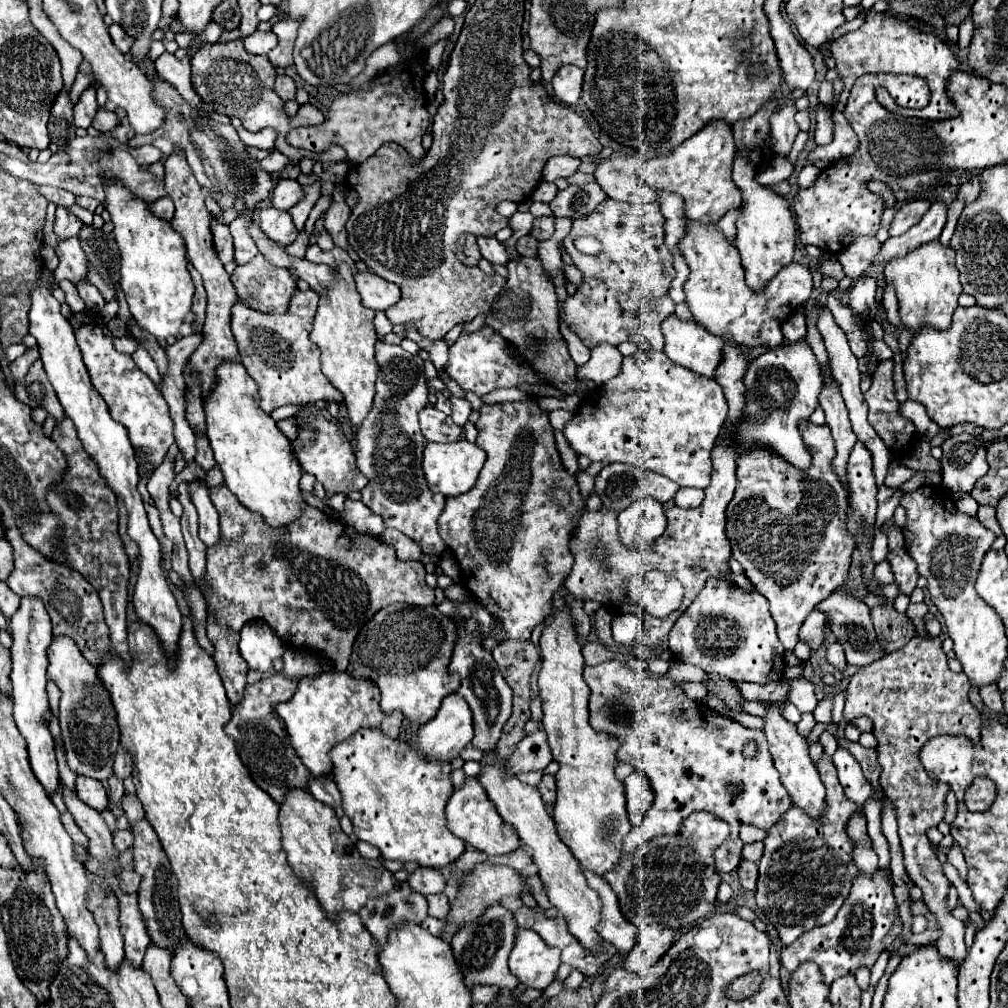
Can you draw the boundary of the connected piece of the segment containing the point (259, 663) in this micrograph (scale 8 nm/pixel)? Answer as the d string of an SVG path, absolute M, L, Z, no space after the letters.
M248 621L240 633L240 653L248 663L248 669L258 669L268 675L270 669L274 669L274 659L282 659L286 645L274 635L268 623Z

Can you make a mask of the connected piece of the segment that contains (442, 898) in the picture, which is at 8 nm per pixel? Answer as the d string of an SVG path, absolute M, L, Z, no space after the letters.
M438 893L438 895L426 895L428 899L428 905L430 905L430 915L432 917L444 917L446 911L448 911L448 897L444 893Z

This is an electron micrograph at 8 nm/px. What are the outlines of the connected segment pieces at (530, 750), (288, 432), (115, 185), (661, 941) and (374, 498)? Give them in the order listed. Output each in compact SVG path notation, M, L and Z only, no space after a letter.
M536 731L526 735L514 755L506 761L506 771L516 775L520 771L542 771L552 761L552 751L546 743L546 731Z
M289 417L287 419L279 421L277 423L277 427L286 437L288 437L288 439L296 438L297 425L294 417Z
M106 175L106 211L112 217L114 223L114 239L120 249L120 287L126 293L126 301L130 305L130 313L136 319L136 323L156 337L156 341L166 339L170 335L178 335L180 325L184 323L184 317L192 309L192 297L194 297L194 285L190 279L190 273L186 269L186 245L180 239L180 235L172 229L170 223L156 219L148 211L148 203L136 199L130 195L126 187L122 187L120 181L112 181L110 175Z
M652 923L646 929L638 931L636 945L626 957L624 967L630 971L640 971L654 965L670 949L676 933L678 931L674 927L658 925L658 923Z
M378 341L376 359L380 365L380 375L376 379L376 397L366 423L358 429L356 435L356 461L362 475L368 477L368 485L362 489L362 503L366 503L374 513L384 519L386 527L394 527L416 541L426 555L442 555L446 551L444 539L438 535L436 521L444 509L444 495L430 493L426 487L426 479L422 475L422 449L424 439L418 427L418 411L428 405L428 387L424 381L424 361L418 361L414 355L406 353L400 345Z

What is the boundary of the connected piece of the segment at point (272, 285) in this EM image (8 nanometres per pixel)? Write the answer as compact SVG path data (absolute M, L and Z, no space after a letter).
M258 253L246 265L238 265L230 279L238 297L256 311L264 313L286 311L290 295L296 289L296 281L290 277L290 273L272 265L262 253Z

